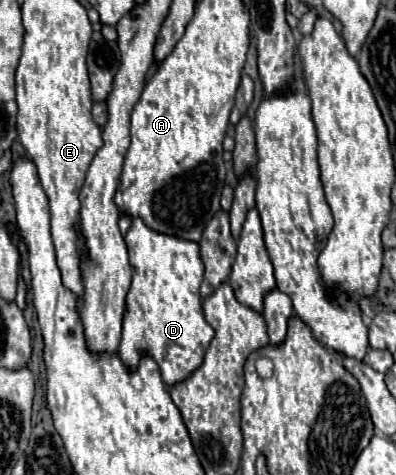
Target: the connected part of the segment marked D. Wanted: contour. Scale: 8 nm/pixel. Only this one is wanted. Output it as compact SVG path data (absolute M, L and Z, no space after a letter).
M141 218L131 222L125 244L133 268L133 282L127 294L119 358L125 362L127 370L137 370L137 362L149 356L159 364L167 386L179 384L201 366L205 350L215 334L201 308L199 286L205 264L199 256L199 244L153 232Z

